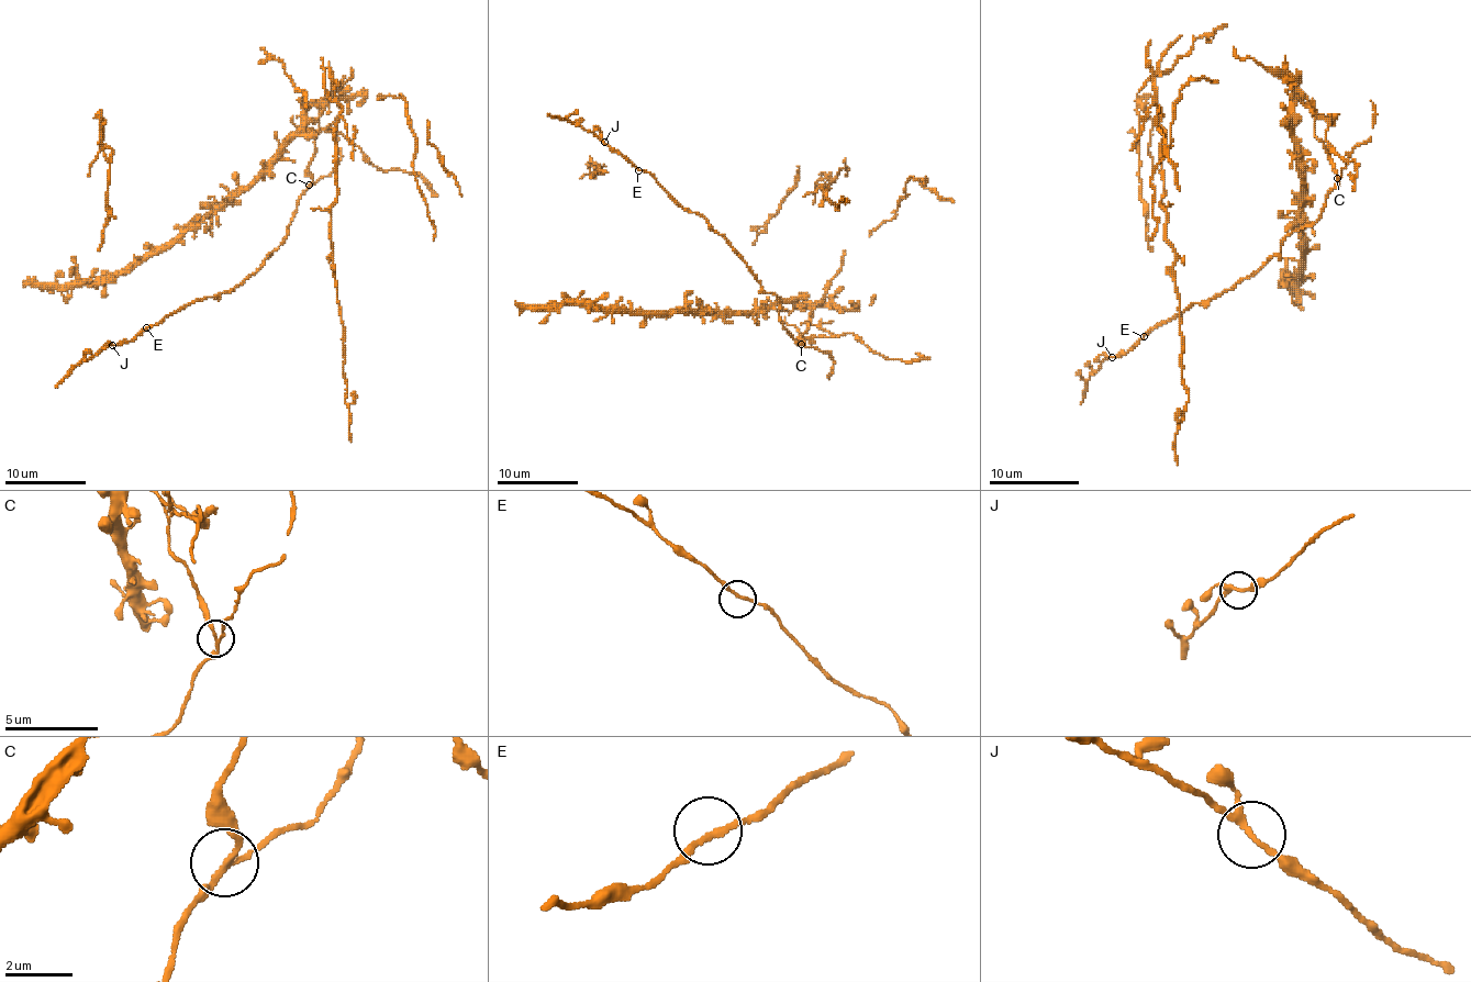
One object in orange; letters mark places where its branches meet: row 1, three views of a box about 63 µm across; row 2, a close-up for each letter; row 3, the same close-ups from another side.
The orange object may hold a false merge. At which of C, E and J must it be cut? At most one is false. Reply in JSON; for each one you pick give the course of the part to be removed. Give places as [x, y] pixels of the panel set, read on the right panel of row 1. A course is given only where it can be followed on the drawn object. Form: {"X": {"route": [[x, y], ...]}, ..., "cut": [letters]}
{"cut": ["C"]}

